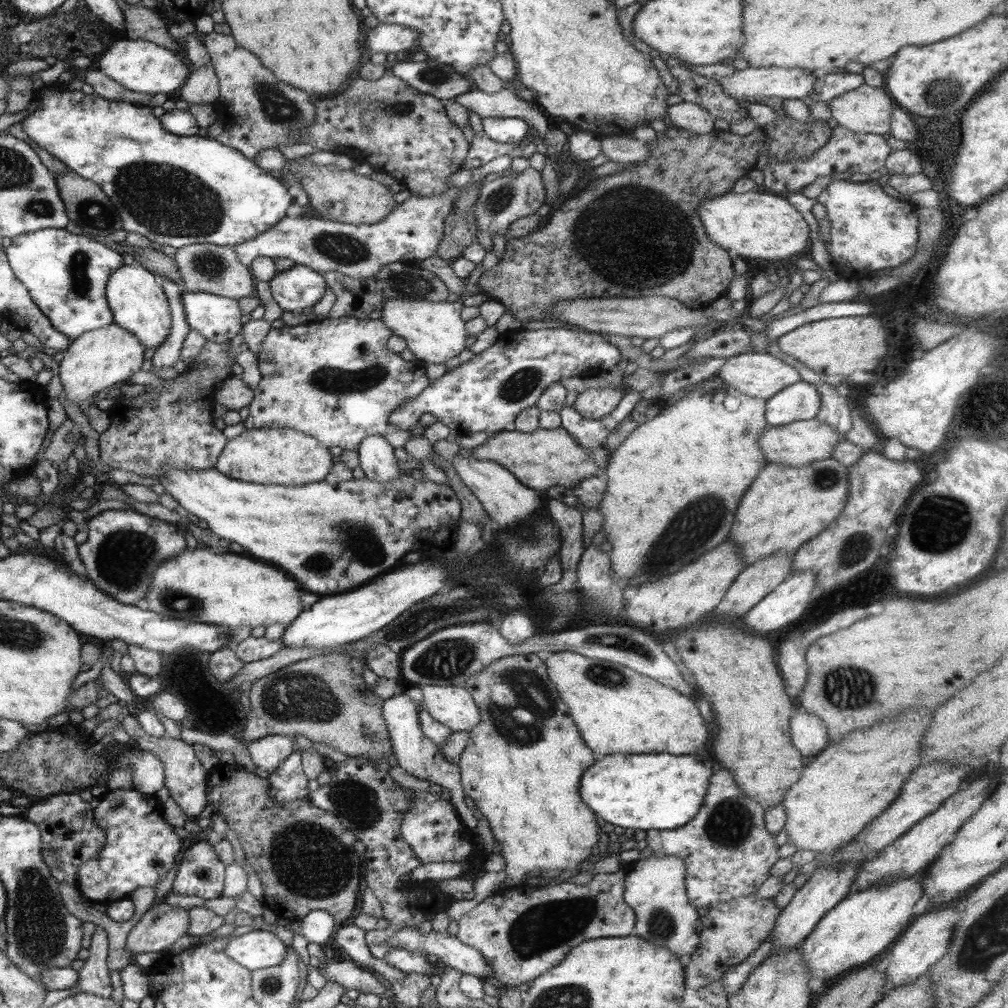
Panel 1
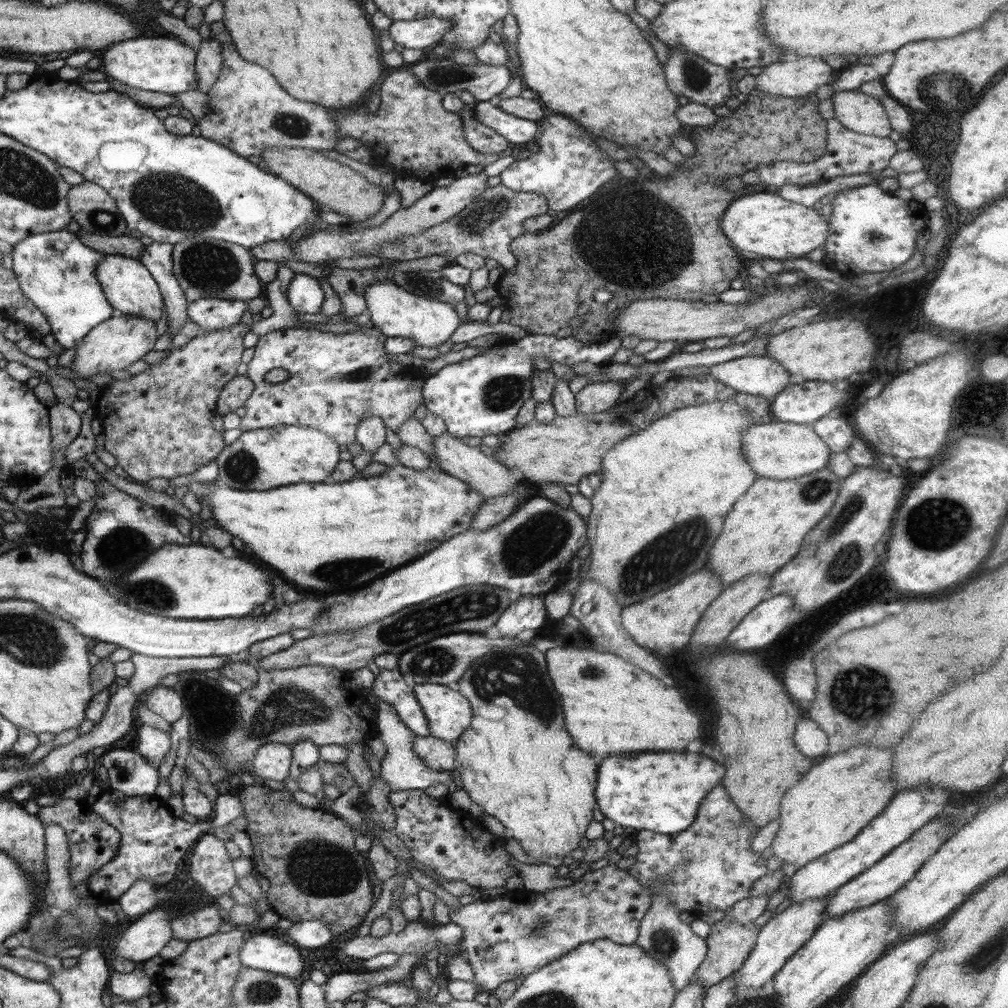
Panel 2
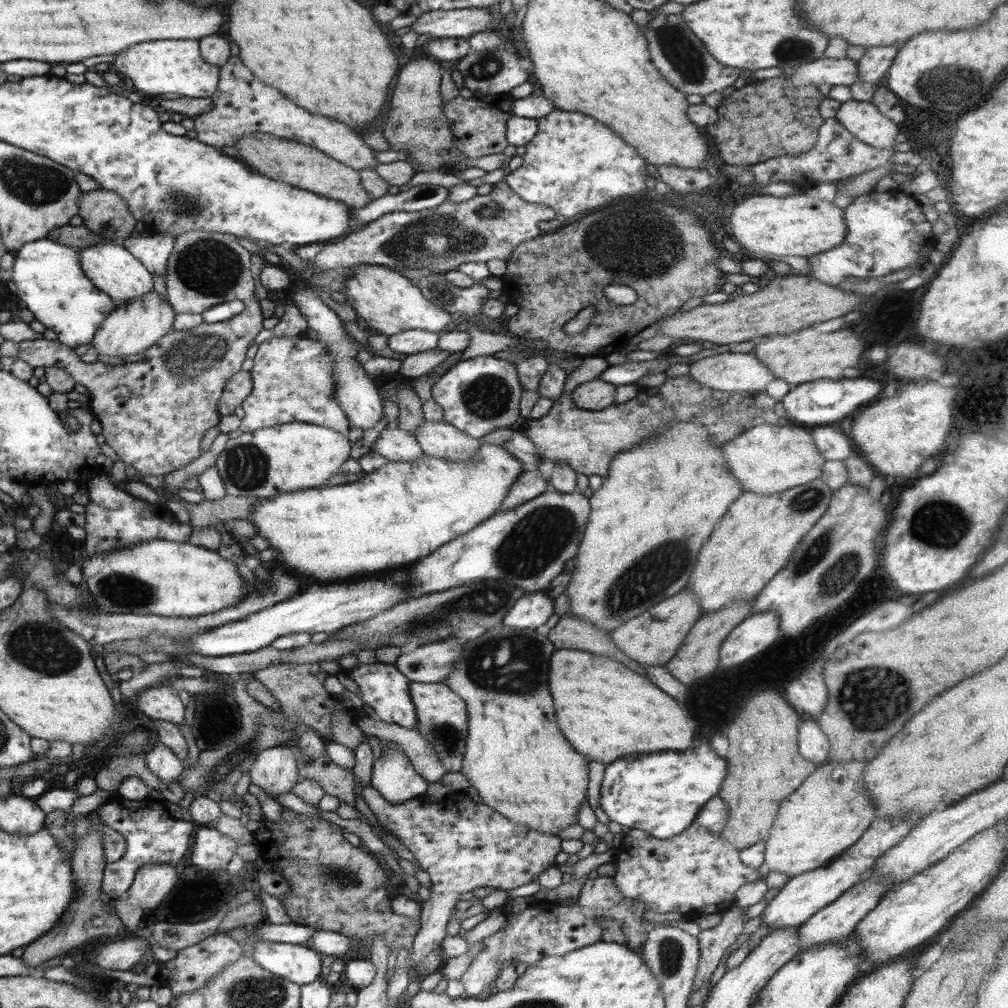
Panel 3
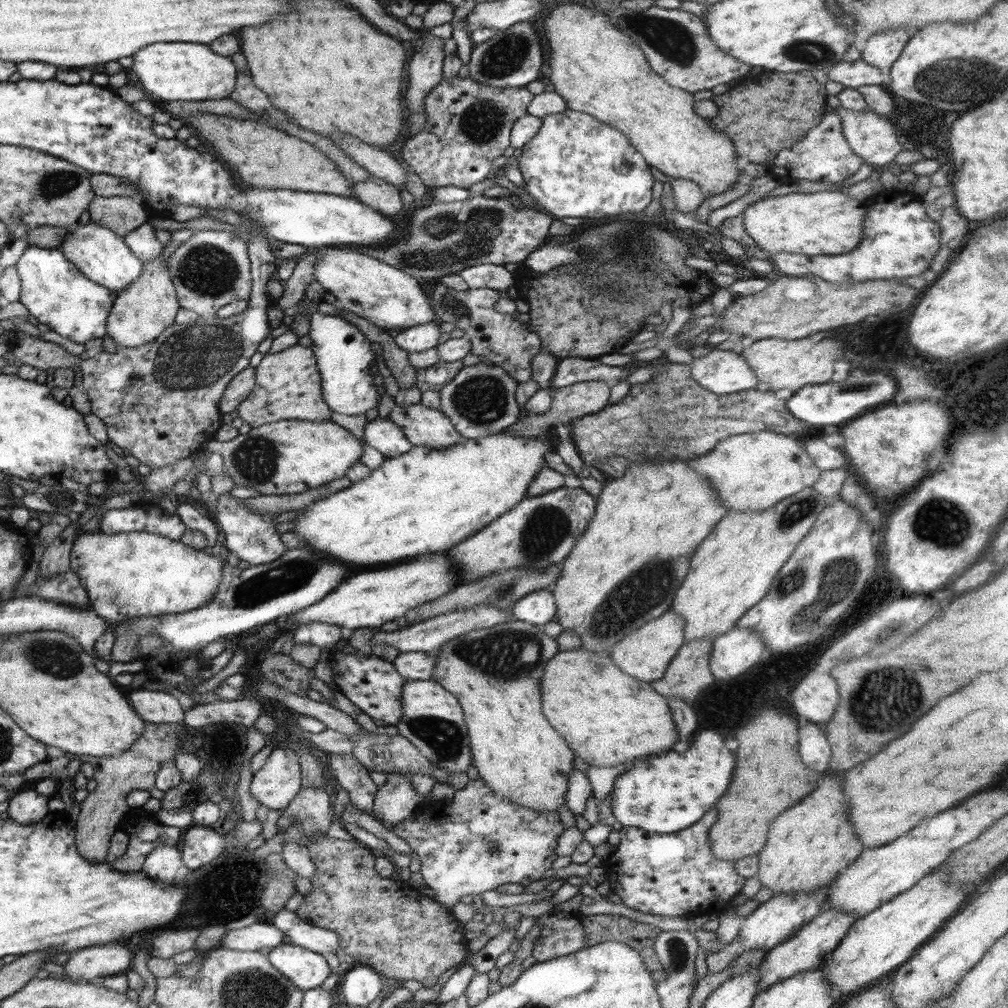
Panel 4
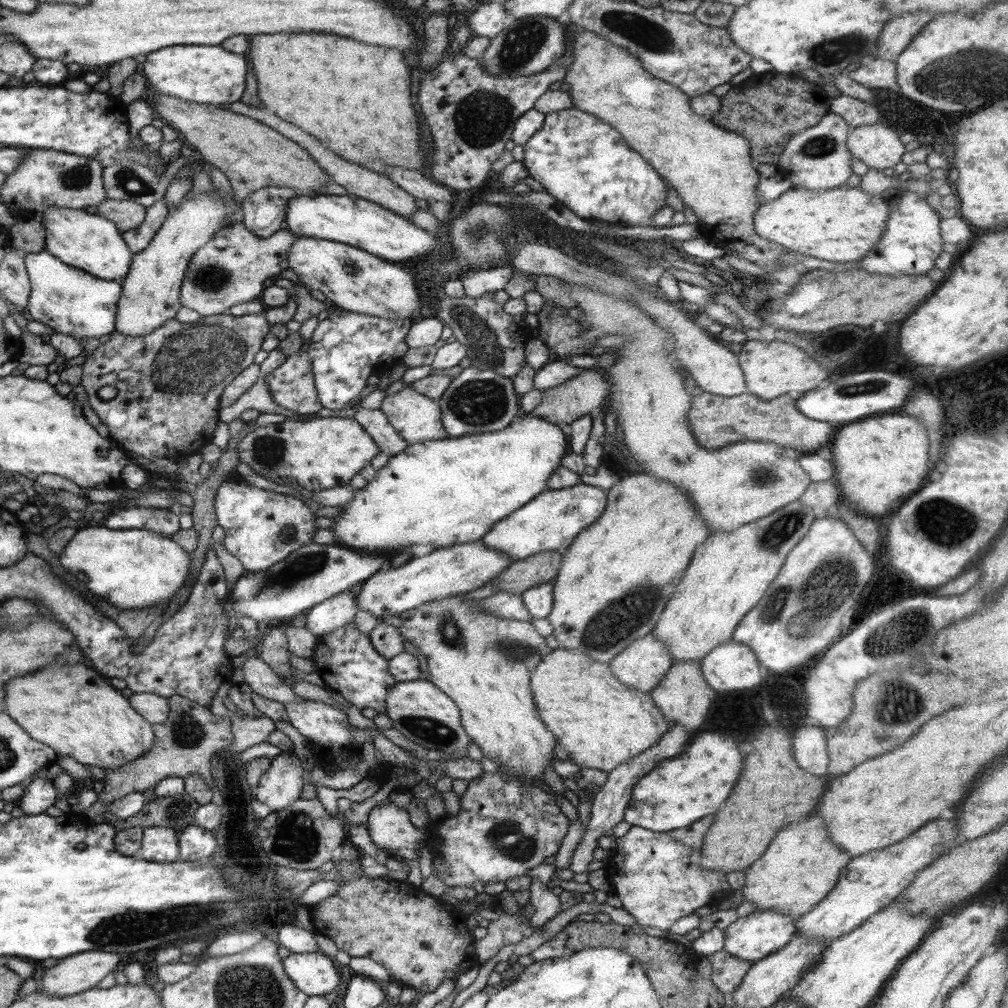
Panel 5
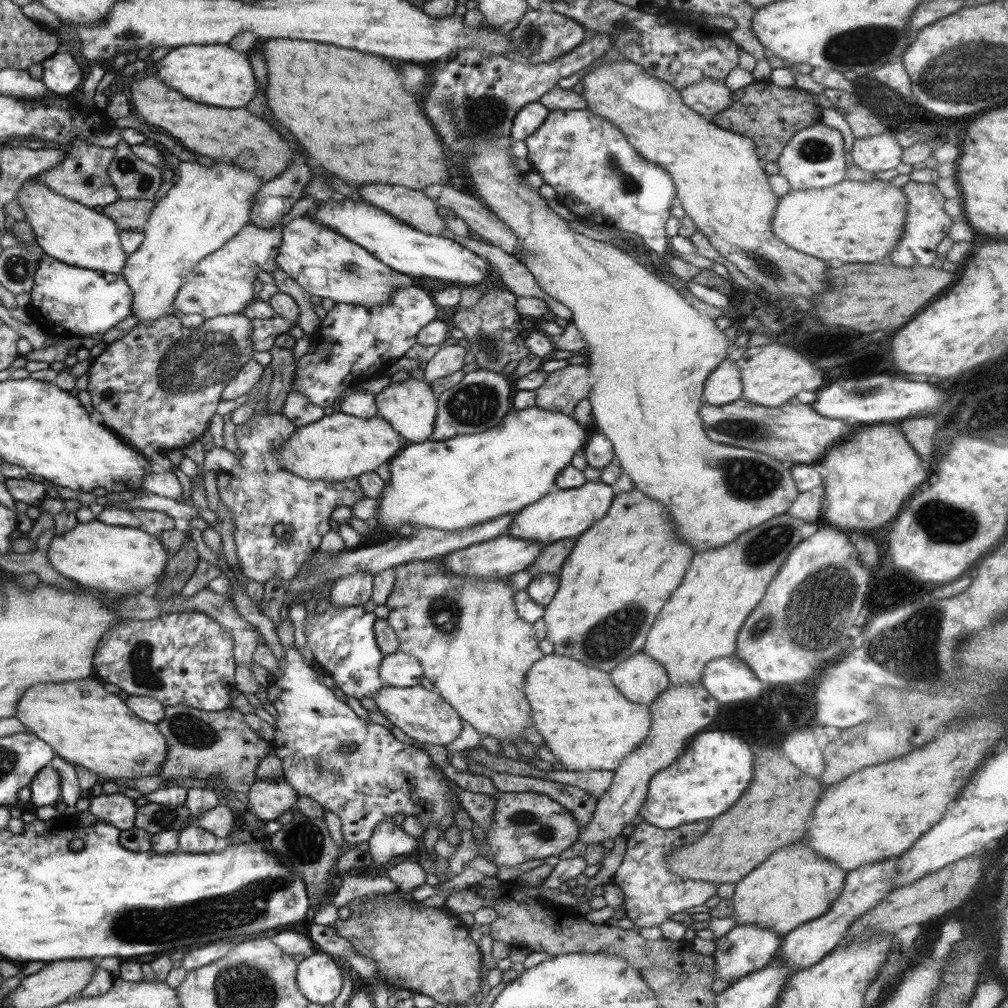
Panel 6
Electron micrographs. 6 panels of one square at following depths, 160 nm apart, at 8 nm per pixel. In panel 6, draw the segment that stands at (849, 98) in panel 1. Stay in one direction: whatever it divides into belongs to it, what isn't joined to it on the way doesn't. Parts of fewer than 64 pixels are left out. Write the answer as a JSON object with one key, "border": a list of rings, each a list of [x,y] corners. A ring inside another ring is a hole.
{"border":[[[884,131],[882,134],[855,139],[851,155],[854,165],[875,175],[896,168],[901,162],[903,148],[892,132]]]}

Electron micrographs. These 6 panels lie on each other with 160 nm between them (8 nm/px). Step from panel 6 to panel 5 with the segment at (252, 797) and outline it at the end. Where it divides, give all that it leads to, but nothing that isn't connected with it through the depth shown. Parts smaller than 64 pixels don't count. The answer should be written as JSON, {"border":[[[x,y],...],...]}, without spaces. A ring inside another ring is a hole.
{"border":[[[280,753],[271,758],[270,767],[261,775],[254,798],[278,812],[302,798],[305,784],[306,772],[295,753]]]}

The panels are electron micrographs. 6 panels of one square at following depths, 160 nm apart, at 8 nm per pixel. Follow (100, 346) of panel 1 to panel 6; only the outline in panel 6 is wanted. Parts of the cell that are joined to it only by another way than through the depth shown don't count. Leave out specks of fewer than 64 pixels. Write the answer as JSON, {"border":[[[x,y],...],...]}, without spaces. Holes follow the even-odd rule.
{"border":[[[180,161],[176,170],[180,179],[156,202],[143,232],[144,241],[136,252],[128,255],[122,272],[133,289],[131,315],[140,323],[172,314],[177,293],[197,262],[222,249],[249,223],[253,198],[264,184],[256,171],[236,163],[218,162],[208,168]]]}

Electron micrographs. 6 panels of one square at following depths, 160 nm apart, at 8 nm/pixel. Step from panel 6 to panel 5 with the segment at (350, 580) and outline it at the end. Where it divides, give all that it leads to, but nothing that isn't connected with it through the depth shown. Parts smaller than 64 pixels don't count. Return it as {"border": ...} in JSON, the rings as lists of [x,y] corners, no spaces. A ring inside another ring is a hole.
{"border":[[[357,587],[312,607],[306,612],[305,627],[318,637],[350,624],[359,611],[356,595]]]}

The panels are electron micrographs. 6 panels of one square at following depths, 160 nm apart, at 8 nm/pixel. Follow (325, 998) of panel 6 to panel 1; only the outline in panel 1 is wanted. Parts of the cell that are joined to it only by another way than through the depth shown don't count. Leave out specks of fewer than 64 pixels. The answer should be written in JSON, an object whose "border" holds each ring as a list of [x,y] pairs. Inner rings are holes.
{"border":[[[259,929],[236,936],[226,944],[226,955],[250,972],[282,964],[286,950],[288,946],[273,932]]]}

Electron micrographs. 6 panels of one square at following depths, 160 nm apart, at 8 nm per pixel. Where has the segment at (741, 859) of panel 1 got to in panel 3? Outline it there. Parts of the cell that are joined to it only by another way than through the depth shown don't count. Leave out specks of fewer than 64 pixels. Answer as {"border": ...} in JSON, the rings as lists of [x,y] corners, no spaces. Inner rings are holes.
{"border":[[[712,798],[702,806],[698,812],[698,818],[692,822],[688,830],[672,838],[662,840],[648,834],[645,830],[632,828],[623,837],[622,845],[616,849],[618,857],[616,864],[618,870],[613,876],[620,893],[626,898],[642,901],[647,908],[654,912],[664,914],[665,912],[696,912],[696,914],[712,914],[712,912],[723,912],[734,905],[736,891],[749,882],[757,881],[760,872],[746,866],[740,858],[740,851],[730,846],[730,843],[721,837],[722,828],[728,822],[728,806],[722,798]]]}

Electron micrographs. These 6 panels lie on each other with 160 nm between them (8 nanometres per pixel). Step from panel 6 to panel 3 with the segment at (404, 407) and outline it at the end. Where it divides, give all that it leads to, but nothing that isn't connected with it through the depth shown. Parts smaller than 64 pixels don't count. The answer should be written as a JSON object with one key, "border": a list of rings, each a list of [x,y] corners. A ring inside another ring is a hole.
{"border":[[[424,421],[414,432],[422,447],[423,455],[460,463],[470,461],[481,446],[479,439],[472,438],[446,421]]]}

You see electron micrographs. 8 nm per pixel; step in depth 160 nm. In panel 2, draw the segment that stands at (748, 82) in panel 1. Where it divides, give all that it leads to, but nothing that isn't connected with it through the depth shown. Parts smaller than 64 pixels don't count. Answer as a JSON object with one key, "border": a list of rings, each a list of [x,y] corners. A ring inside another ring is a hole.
{"border":[[[818,56],[782,60],[763,67],[755,87],[767,94],[800,97],[815,93],[832,81],[835,70]]]}

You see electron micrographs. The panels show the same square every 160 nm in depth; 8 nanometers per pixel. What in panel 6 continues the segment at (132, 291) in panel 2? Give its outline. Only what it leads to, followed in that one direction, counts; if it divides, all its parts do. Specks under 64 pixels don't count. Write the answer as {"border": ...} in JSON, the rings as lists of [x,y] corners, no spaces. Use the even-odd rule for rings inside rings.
{"border":[[[29,179],[23,182],[17,194],[18,202],[36,235],[36,242],[42,251],[52,258],[70,263],[70,266],[86,267],[88,270],[121,274],[128,255],[121,245],[121,229],[109,215],[97,212],[93,207],[73,199],[66,198],[50,190],[39,180]]]}

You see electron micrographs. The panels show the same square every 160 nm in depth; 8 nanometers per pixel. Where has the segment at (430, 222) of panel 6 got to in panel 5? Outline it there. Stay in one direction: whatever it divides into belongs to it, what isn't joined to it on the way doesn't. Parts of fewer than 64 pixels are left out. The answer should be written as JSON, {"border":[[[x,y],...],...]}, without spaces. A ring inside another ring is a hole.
{"border":[[[241,101],[232,102],[232,104],[224,104],[222,107],[236,114],[257,120],[258,122],[277,130],[286,138],[290,138],[290,140],[297,142],[302,148],[305,148],[310,152],[310,156],[312,156],[312,158],[314,158],[314,160],[316,160],[316,162],[318,162],[318,164],[329,174],[332,181],[346,188],[348,195],[378,203],[380,206],[386,207],[388,210],[402,215],[407,219],[411,217],[411,214],[416,209],[419,209],[414,201],[415,198],[405,190],[402,190],[397,184],[394,184],[394,182],[392,182],[387,176],[382,176],[382,174],[372,172],[372,170],[368,170],[368,168],[364,168],[364,166],[360,166],[360,164],[354,164],[354,162],[348,162],[348,160],[340,158],[340,156],[334,154],[328,146],[324,146],[318,138],[314,138],[314,136],[306,134],[302,128],[298,128],[298,126],[294,126],[294,124],[290,124],[290,122],[278,118],[278,116],[272,114],[270,110],[266,110],[266,108],[256,108],[256,106],[248,106],[248,104],[244,104],[244,102]]]}

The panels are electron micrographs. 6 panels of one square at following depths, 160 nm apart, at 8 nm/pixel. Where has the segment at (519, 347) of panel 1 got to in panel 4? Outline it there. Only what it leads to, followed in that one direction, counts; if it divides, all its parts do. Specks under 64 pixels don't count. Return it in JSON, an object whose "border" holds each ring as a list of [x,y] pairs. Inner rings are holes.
{"border":[[[480,362],[471,366],[463,366],[458,374],[439,390],[440,411],[442,411],[456,427],[456,430],[466,439],[476,439],[492,434],[502,433],[511,424],[520,421],[520,405],[516,402],[515,392],[519,382],[499,366]]]}

